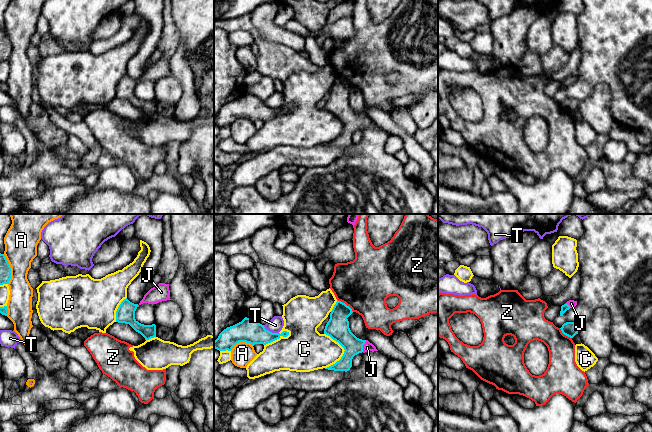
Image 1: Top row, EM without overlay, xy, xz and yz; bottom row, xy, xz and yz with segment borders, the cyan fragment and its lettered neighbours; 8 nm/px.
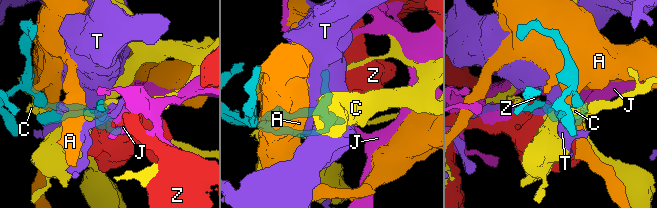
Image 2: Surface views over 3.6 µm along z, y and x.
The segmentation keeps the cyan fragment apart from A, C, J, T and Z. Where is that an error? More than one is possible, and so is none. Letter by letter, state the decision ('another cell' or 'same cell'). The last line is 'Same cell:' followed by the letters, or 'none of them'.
A: another cell
C: another cell
J: same cell
T: another cell
Z: another cell
Same cell: J

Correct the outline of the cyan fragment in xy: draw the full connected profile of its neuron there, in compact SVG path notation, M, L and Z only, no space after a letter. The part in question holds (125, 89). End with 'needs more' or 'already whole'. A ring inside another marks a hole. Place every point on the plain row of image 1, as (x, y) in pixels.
M124 75L116 87L116 98L129 100L136 108L140 109L145 116L156 113L156 101L144 101L135 95L135 87L139 81Z | already whole

